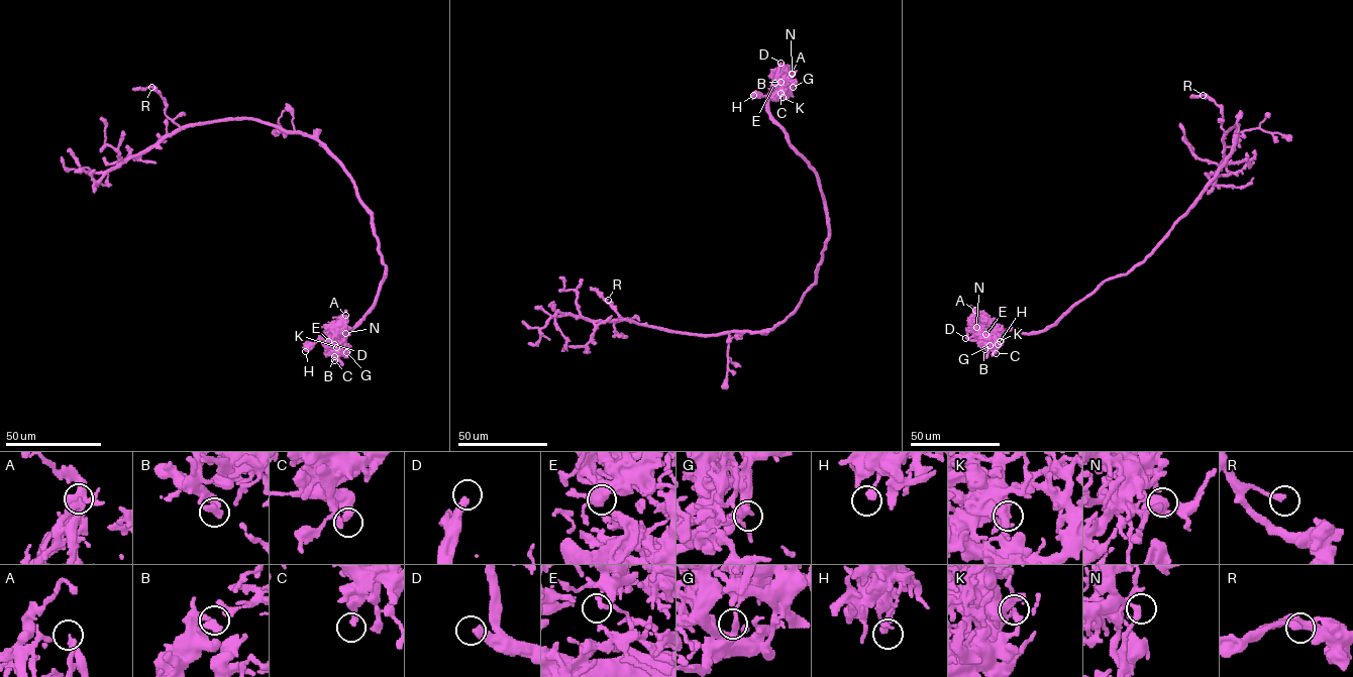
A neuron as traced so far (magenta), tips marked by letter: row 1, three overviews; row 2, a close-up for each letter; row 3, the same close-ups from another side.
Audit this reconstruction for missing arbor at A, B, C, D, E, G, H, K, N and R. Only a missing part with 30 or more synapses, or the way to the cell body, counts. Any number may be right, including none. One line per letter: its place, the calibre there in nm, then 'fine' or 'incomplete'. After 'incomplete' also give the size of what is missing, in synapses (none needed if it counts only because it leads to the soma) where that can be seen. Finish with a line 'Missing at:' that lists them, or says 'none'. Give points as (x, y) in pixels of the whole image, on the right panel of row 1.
A: place (975, 310); calibre 220 nm; fine
B: place (984, 349); calibre 320 nm; fine
C: place (996, 353); calibre 360 nm; fine
D: place (965, 338); calibre 400 nm; incomplete; 45 synapses
E: place (985, 334); calibre 240 nm; fine
G: place (990, 345); calibre 220 nm; fine
H: place (998, 344); calibre 280 nm; fine
K: place (1000, 341); calibre 320 nm; fine
N: place (976, 327); calibre 320 nm; fine
R: place (1203, 95); calibre 280 nm; fine
Missing at: D

